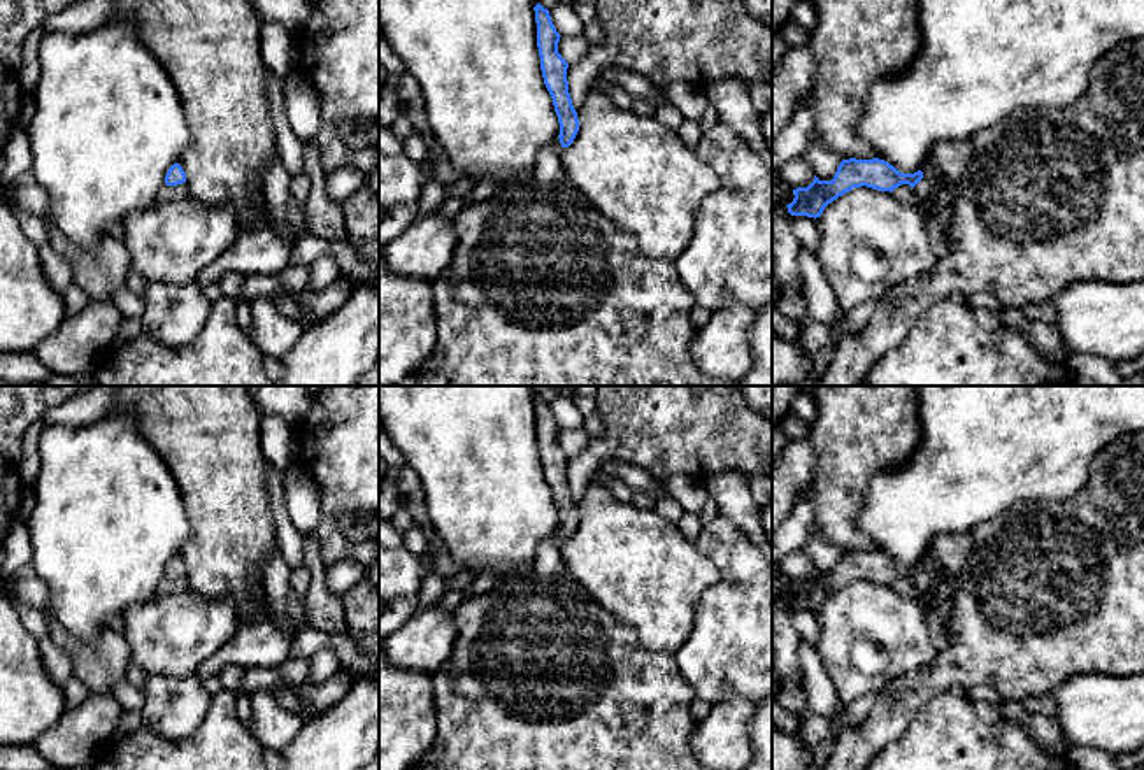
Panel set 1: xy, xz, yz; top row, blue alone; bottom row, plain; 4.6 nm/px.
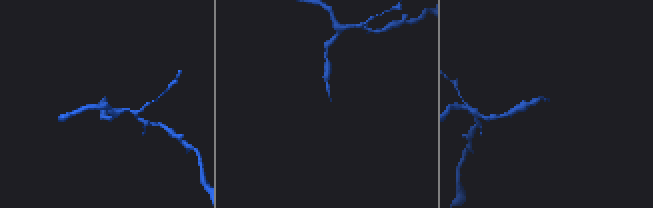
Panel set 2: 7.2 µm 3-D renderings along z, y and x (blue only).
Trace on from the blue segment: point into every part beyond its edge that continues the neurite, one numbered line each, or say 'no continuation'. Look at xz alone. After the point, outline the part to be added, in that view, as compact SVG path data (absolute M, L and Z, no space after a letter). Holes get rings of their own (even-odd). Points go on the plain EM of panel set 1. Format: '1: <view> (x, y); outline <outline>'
1: xz (548, 562); outline M554 531L539 544L532 568L535 574L542 577L567 575L561 542L560 531Z

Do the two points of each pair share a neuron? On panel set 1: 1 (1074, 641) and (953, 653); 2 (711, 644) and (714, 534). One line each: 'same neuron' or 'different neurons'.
1: same neuron
2: same neuron

